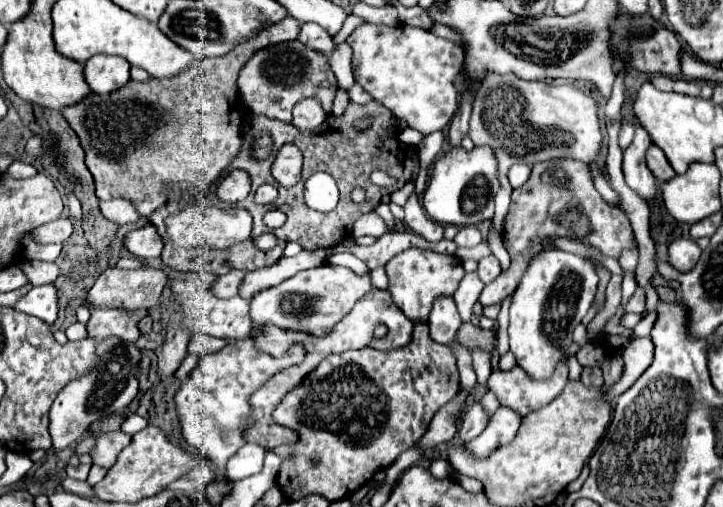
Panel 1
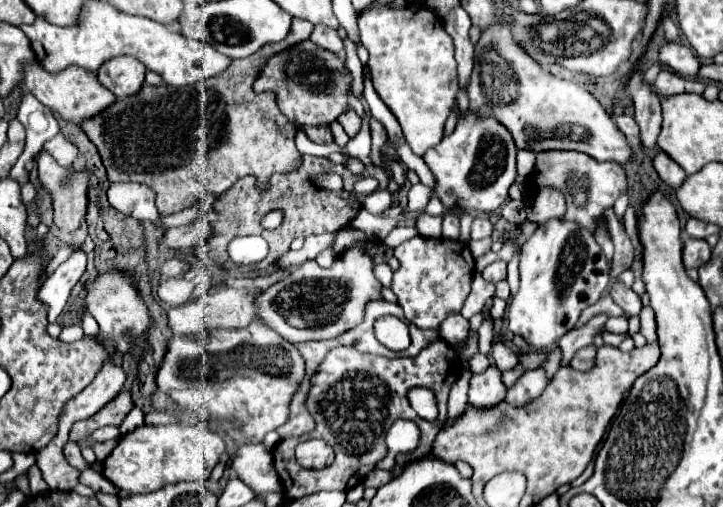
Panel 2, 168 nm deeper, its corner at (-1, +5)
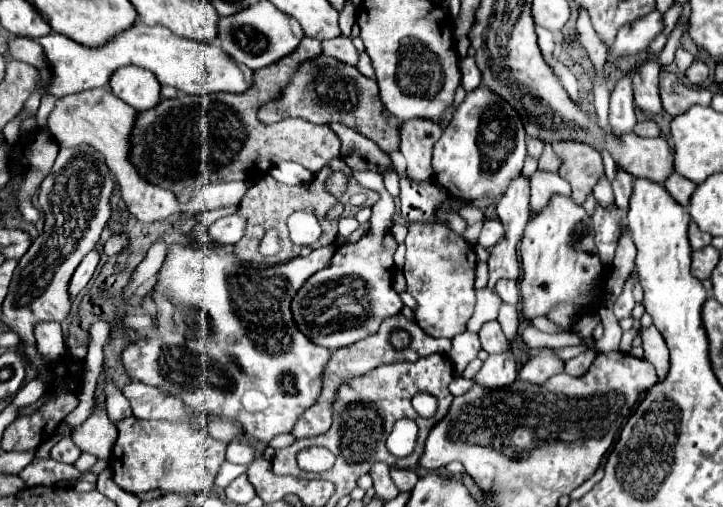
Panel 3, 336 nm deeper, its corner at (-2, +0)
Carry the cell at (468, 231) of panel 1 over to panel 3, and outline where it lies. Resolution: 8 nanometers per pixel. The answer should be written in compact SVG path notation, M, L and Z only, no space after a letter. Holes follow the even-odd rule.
M497 218L487 220L485 226L483 226L483 230L481 230L481 234L479 234L479 244L483 248L493 248L501 238L503 238L503 226L501 226L501 222Z

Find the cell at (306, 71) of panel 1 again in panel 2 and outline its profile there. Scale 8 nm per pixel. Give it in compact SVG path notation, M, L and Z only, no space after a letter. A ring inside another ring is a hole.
M302 41L266 61L254 81L254 91L276 91L278 109L288 117L288 121L294 121L300 127L320 127L336 121L346 109L346 89L350 83L352 77L340 57L314 45L312 41Z

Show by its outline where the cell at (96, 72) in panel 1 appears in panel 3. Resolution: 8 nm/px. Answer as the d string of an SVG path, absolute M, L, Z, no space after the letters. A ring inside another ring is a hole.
M125 66L115 70L109 86L117 98L121 98L139 112L151 110L161 102L159 80L151 72L137 66Z

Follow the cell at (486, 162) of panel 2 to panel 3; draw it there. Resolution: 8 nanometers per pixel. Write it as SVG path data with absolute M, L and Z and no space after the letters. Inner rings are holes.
M485 86L467 92L453 120L433 148L433 178L443 184L449 196L475 200L491 194L495 200L505 194L511 178L523 168L525 128L517 110Z

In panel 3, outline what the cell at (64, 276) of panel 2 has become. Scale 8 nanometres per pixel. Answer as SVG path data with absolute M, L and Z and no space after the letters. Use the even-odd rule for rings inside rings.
M91 250L91 252L83 258L83 262L77 266L77 270L75 270L73 278L71 278L71 286L69 286L71 296L77 296L77 294L89 284L91 276L93 276L93 272L95 272L95 268L97 268L97 264L99 264L99 252L97 252L97 250Z

